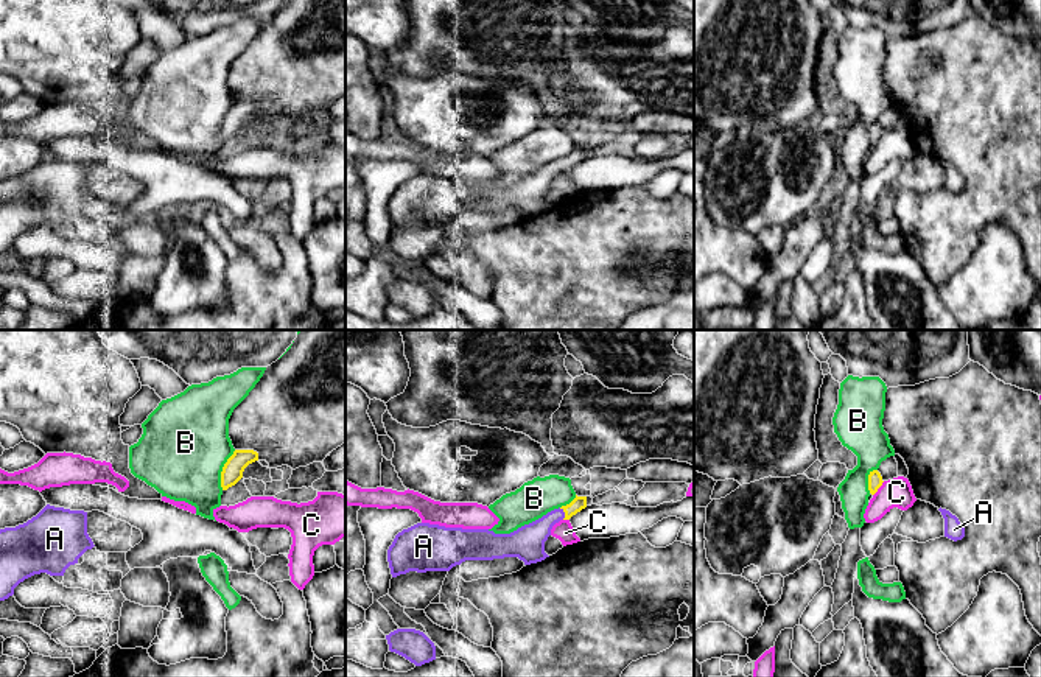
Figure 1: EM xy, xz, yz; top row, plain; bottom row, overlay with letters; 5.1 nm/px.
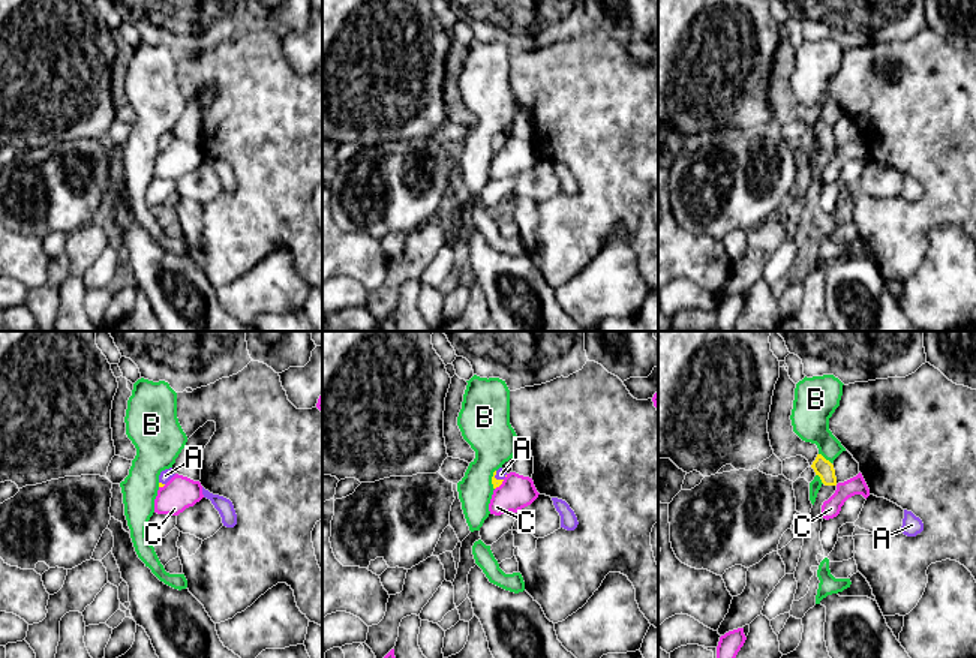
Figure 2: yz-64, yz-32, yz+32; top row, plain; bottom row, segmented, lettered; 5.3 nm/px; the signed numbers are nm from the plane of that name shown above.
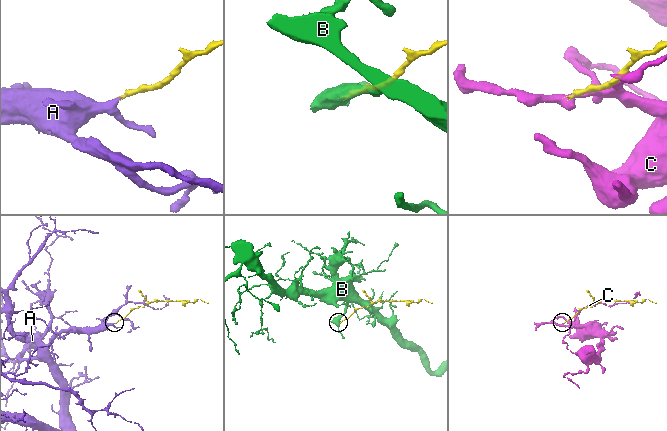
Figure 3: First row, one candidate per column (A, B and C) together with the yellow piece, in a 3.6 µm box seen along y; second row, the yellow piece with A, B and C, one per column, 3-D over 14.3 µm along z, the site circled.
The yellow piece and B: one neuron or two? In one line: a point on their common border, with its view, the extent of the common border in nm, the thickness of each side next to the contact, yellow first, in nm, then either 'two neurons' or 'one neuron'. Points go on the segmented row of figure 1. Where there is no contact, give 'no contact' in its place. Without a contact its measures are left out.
xy (223, 470) | 220 nm | 110/460 nm | two neurons

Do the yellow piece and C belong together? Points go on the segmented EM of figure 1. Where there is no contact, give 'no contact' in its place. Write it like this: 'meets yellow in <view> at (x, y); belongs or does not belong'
meets yellow in yz at (878, 487); does not belong

